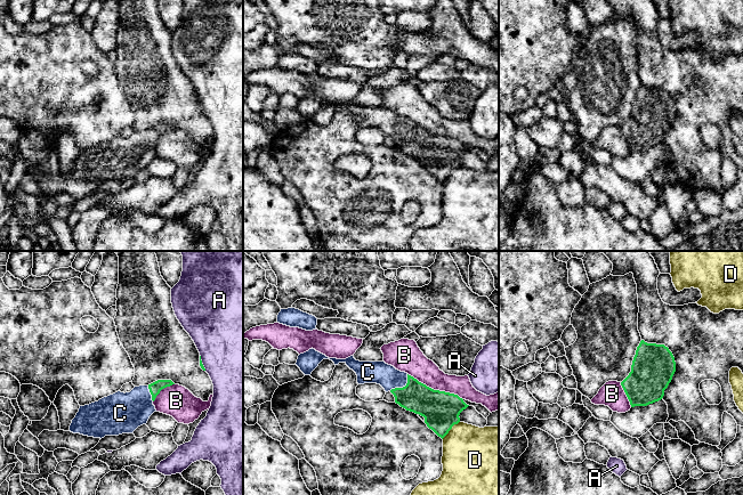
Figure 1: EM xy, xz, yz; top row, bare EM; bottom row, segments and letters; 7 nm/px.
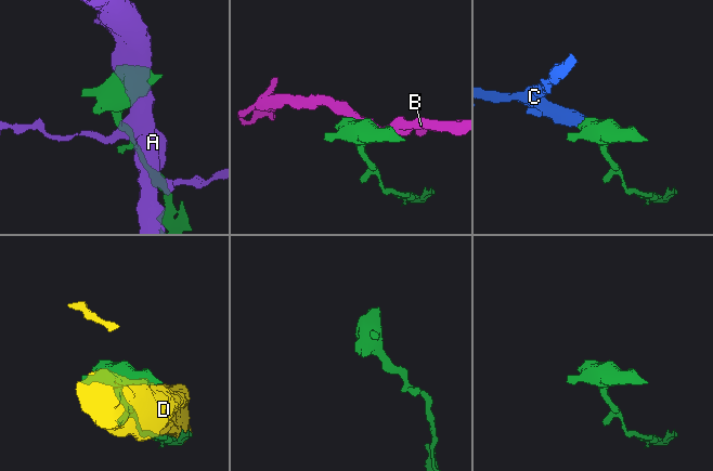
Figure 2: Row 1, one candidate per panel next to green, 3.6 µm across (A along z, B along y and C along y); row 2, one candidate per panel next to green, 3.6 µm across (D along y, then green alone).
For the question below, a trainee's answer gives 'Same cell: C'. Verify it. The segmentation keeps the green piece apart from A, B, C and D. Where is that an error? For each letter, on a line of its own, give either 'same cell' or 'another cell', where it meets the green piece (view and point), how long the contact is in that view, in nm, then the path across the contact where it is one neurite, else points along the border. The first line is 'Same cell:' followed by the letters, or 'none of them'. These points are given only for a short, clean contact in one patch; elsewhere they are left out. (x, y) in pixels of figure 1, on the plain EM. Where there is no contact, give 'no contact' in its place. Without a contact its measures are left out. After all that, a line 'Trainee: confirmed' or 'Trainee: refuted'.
Same cell: C
A: another cell; contact xy (201, 107); length 120 nm
B: another cell; contact xz (435, 135); length 440 nm
C: same cell; contact xz (403, 131); length 180 nm; way xz (433, 149), (411, 139), (403, 131), (379, 116), (371, 116)
D: another cell; contact xz (451, 172); length 180 nm
Trainee: confirmed

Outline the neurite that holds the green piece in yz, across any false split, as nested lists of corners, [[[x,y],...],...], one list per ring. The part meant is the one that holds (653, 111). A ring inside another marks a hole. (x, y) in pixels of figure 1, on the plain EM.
[[[641,84],[631,116],[621,127],[631,152],[647,151],[661,145],[675,116],[675,102],[668,91]]]

